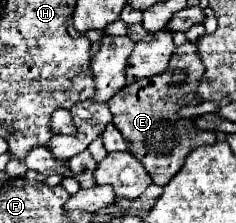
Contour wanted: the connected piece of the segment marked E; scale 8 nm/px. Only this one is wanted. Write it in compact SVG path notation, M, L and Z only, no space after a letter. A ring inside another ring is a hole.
M192 42L182 44L182 62L180 58L176 58L170 64L170 70L162 72L160 76L152 76L152 78L142 78L140 82L132 82L126 84L124 90L120 90L120 94L112 96L112 102L108 102L110 112L114 116L112 124L124 134L124 138L128 138L128 142L132 144L132 154L144 164L144 168L148 170L148 174L152 176L152 182L156 186L166 186L166 182L182 168L184 158L202 144L212 144L216 142L214 132L210 130L192 130L190 136L190 124L192 120L178 116L178 108L180 106L188 106L188 104L198 104L198 100L194 100L194 90L196 90L196 82L202 78L204 66L196 54L196 46ZM176 72L184 72L186 80L180 84L172 84L172 78Z

